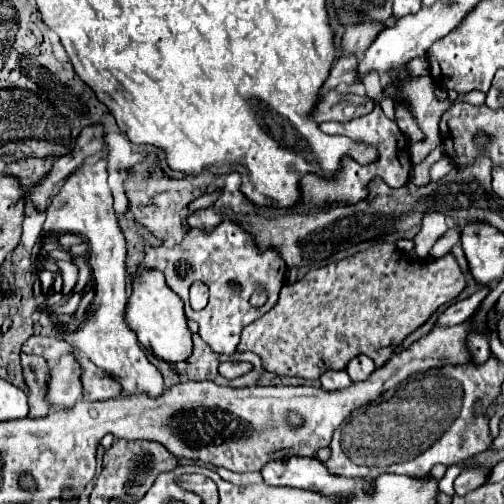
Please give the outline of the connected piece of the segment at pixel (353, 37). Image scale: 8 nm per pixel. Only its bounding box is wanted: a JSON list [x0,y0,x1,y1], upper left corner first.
[342,16,397,58]

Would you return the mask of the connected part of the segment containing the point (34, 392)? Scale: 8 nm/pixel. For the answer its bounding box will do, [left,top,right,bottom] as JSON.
[22,354,50,418]

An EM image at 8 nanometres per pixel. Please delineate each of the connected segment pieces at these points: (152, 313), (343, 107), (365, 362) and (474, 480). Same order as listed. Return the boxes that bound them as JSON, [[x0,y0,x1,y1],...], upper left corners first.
[[126,272,192,364],[314,92,376,122],[346,356,376,382],[454,466,490,494]]

